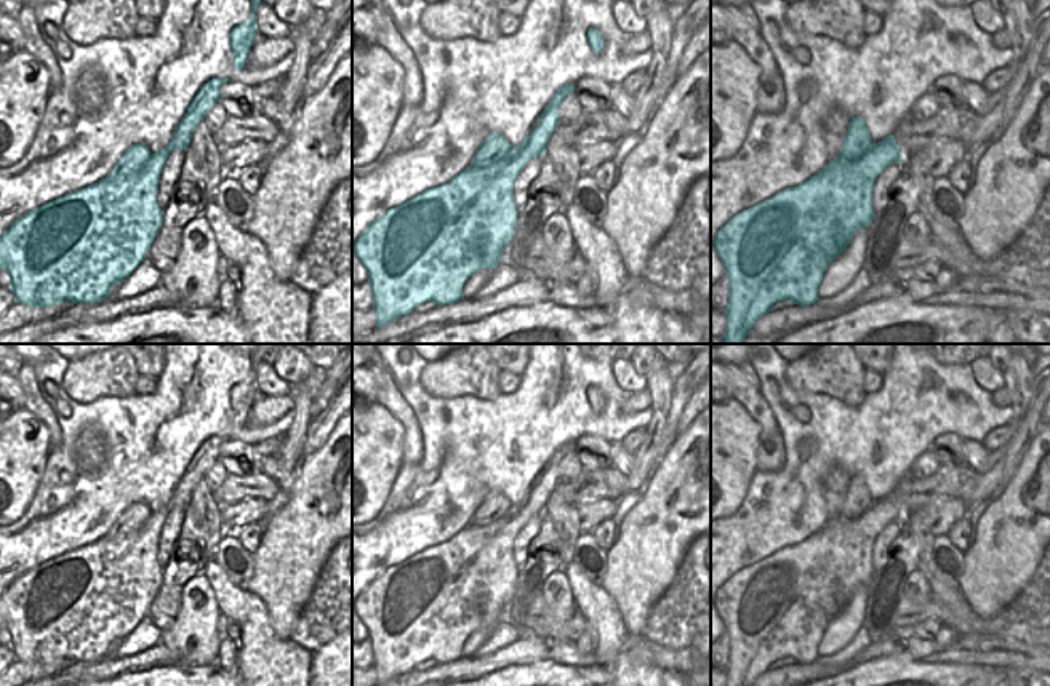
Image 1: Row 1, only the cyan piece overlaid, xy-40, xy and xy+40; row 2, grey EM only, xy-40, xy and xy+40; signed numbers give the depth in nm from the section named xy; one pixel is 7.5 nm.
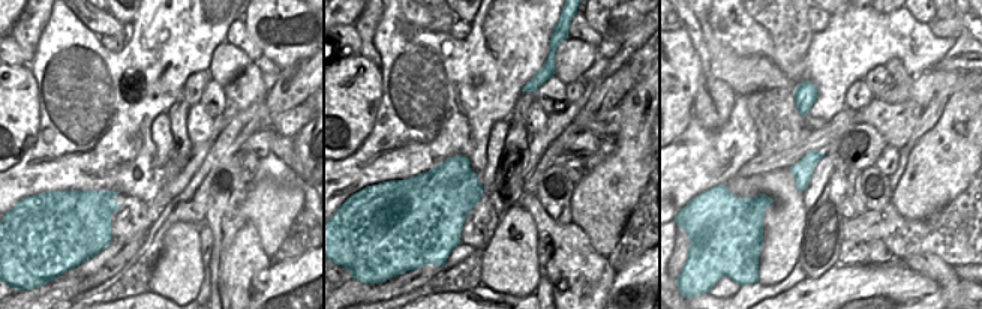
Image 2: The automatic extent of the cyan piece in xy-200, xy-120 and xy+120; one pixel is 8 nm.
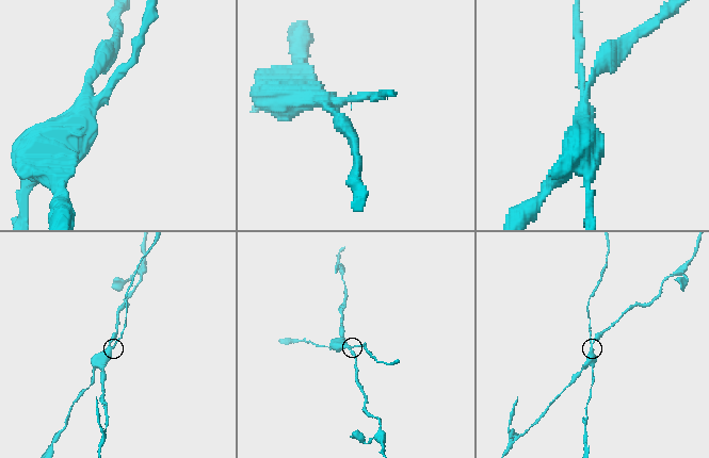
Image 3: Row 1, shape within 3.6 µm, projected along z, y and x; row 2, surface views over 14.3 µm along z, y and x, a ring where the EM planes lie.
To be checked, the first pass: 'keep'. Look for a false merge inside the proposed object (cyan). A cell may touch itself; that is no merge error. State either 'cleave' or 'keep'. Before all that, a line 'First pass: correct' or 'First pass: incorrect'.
First pass: incorrect
cleave

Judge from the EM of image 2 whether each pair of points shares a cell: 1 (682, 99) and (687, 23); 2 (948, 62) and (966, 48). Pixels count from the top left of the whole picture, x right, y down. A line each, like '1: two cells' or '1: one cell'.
1: two cells
2: one cell

